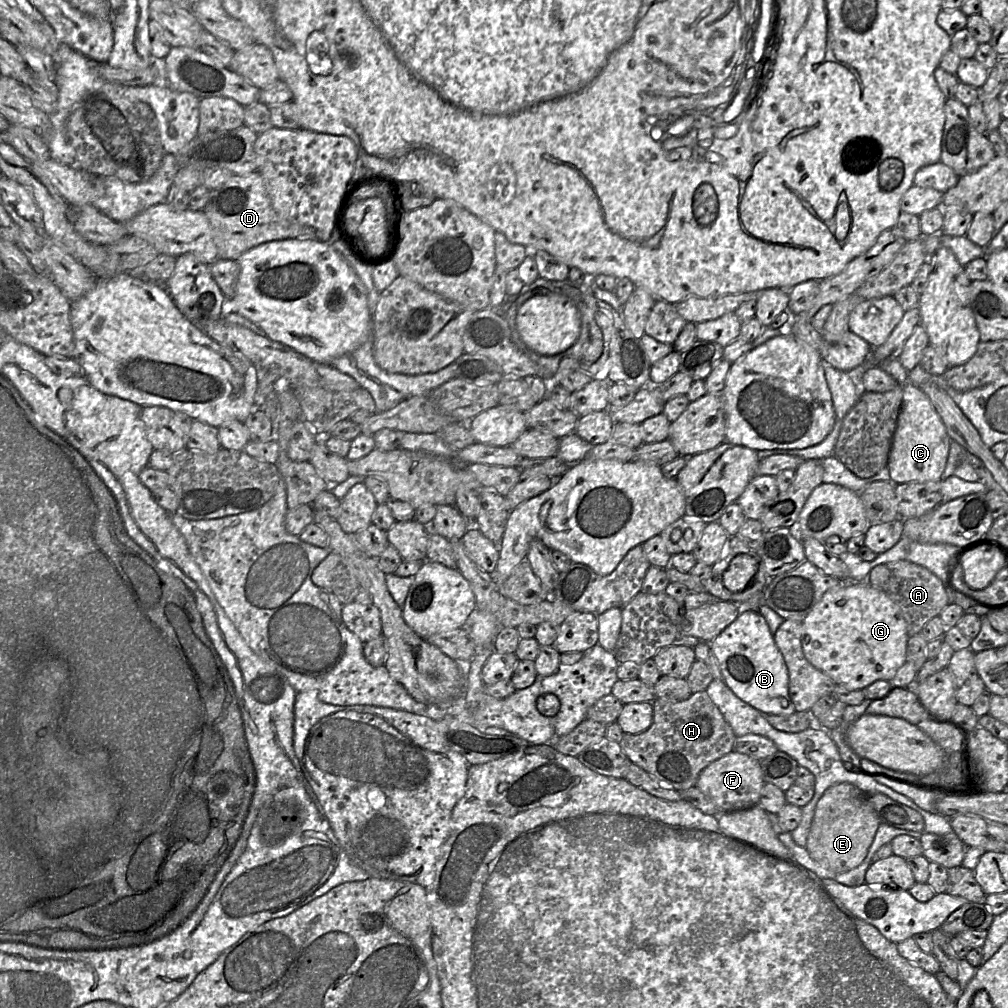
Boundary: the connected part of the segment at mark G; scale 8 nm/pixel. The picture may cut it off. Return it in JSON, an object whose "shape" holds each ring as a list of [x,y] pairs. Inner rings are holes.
{"shape":[[[846,581],[828,590],[802,621],[801,645],[806,659],[836,685],[862,690],[875,681],[890,681],[907,661],[907,624],[898,607],[883,591],[866,582]]]}

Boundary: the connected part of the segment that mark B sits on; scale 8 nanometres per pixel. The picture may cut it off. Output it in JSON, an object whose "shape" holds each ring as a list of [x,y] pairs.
{"shape":[[[744,611],[710,643],[718,660],[722,680],[741,700],[758,711],[773,715],[796,712],[789,696],[789,674],[773,634],[758,611]]]}

